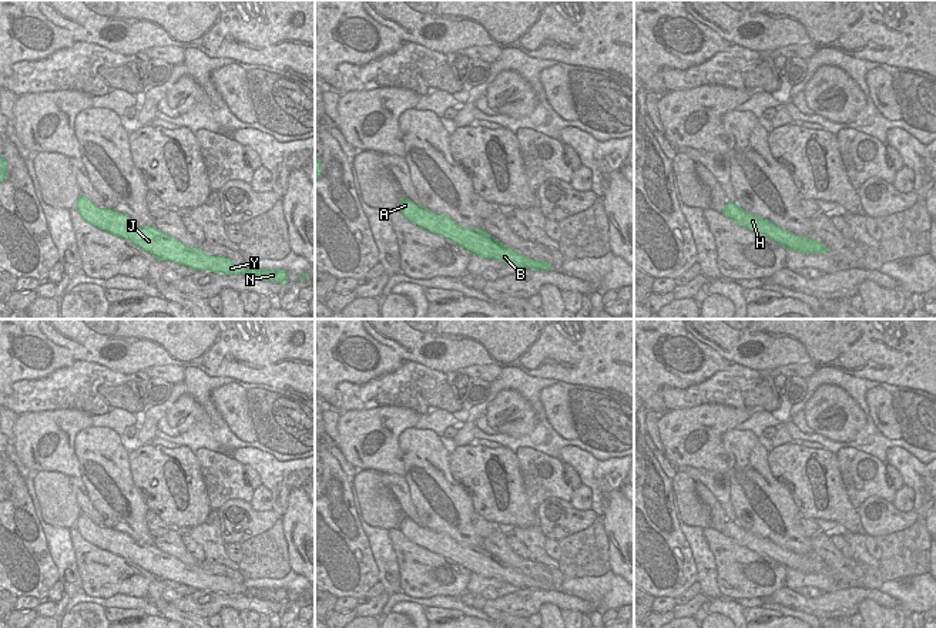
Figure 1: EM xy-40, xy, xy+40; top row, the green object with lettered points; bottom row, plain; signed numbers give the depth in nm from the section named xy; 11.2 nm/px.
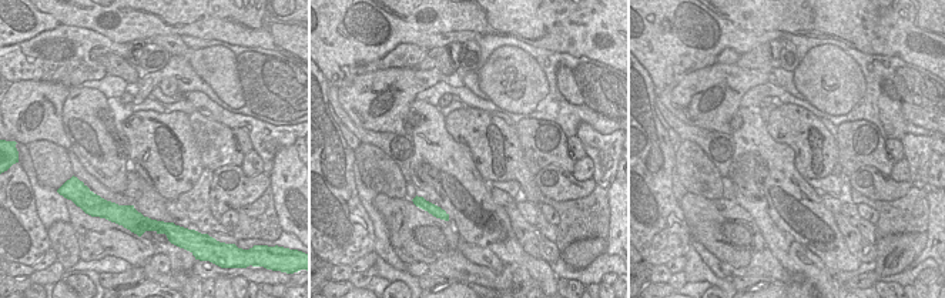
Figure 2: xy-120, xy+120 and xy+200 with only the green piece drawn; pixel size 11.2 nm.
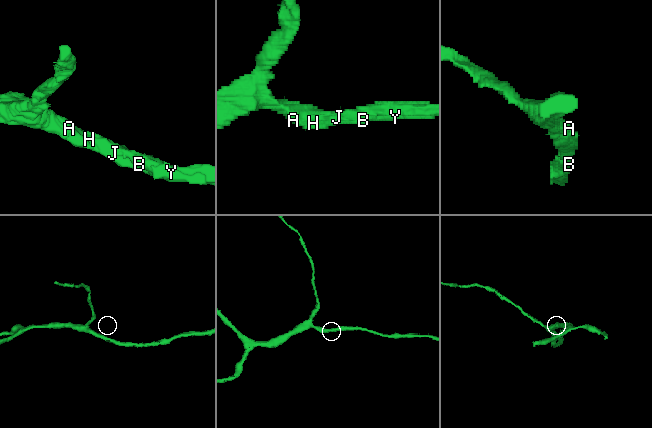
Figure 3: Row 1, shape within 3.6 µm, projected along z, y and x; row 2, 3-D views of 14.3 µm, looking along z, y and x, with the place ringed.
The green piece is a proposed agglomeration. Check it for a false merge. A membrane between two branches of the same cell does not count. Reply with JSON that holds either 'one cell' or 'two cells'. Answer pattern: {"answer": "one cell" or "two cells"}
{"answer": "one cell"}

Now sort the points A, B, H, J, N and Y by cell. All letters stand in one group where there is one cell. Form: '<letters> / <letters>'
A B H J N Y

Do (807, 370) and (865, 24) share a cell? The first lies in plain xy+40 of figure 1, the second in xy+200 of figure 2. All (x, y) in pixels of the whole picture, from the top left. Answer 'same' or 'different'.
different

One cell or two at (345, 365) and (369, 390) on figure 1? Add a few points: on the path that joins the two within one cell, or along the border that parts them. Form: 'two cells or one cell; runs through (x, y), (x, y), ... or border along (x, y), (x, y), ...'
two cells; border along (395, 370), (362, 383), (341, 382), (341, 407)

